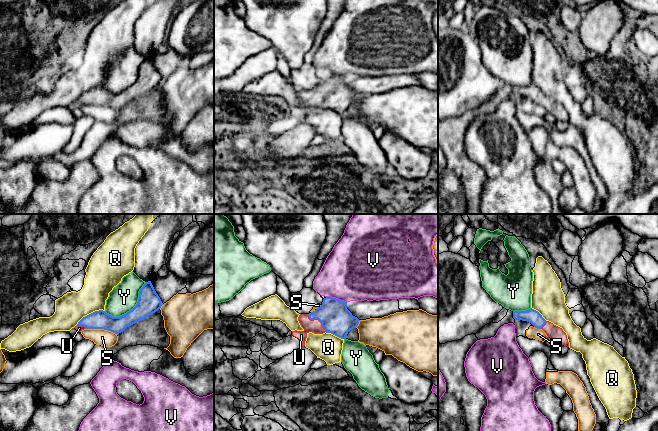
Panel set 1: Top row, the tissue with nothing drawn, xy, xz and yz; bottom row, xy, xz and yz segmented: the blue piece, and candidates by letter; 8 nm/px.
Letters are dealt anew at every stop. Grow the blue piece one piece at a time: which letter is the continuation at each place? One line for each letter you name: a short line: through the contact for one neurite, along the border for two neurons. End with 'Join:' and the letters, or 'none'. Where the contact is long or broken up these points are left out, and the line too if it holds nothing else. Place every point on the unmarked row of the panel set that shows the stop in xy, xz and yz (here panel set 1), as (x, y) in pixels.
U: line xz (333, 90), (328, 94), (317, 94), (315, 102)
Join: U

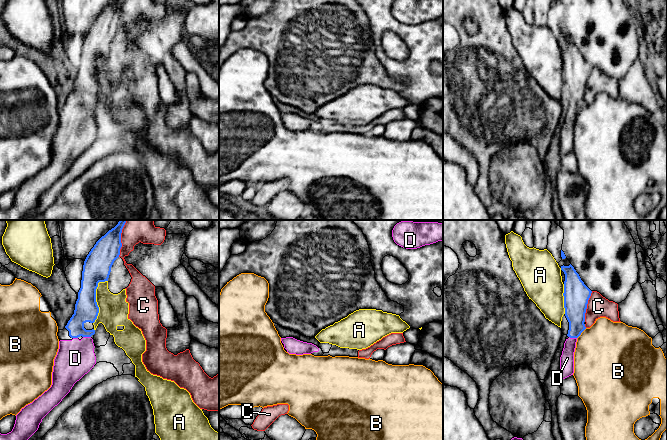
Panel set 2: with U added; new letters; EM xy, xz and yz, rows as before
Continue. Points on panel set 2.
D: line xy (86, 85), (80, 105), (87, 112), (85, 123), (75, 134)
Join: D

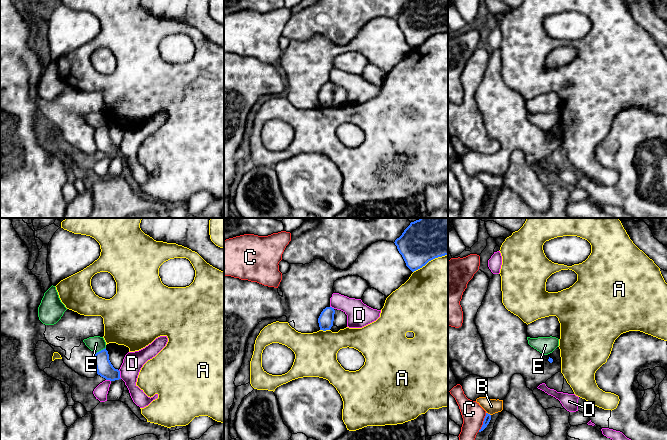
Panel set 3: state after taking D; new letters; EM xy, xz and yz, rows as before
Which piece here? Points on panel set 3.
Join: none

